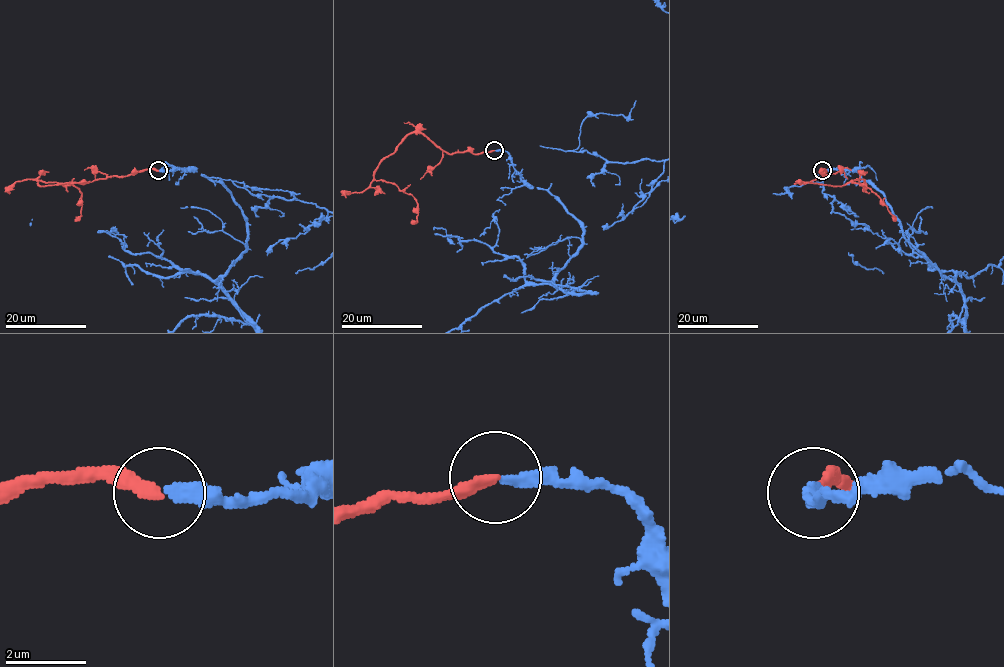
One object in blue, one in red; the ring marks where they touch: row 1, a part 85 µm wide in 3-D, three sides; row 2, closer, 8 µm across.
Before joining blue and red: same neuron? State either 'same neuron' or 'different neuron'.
different neuron

